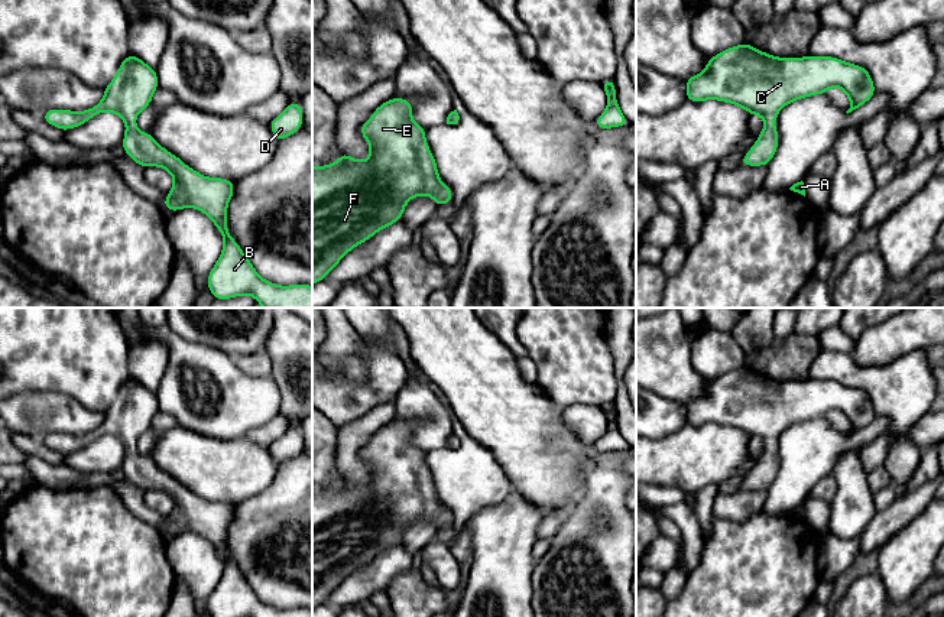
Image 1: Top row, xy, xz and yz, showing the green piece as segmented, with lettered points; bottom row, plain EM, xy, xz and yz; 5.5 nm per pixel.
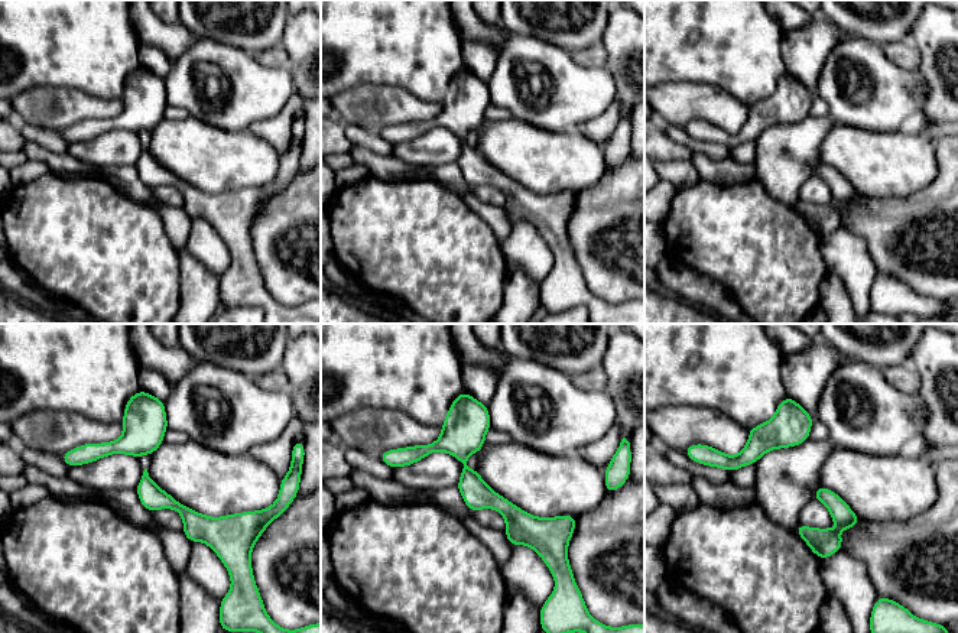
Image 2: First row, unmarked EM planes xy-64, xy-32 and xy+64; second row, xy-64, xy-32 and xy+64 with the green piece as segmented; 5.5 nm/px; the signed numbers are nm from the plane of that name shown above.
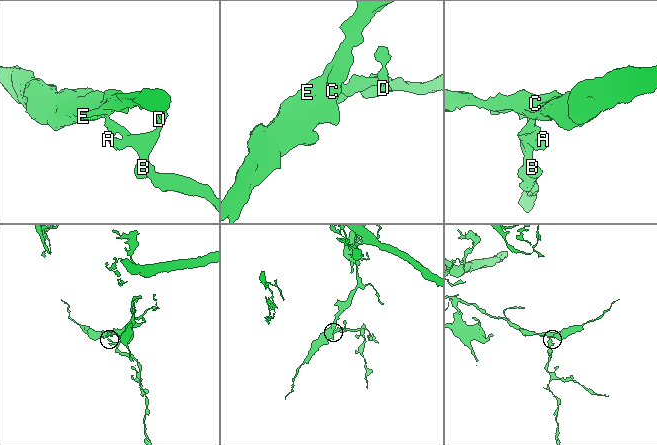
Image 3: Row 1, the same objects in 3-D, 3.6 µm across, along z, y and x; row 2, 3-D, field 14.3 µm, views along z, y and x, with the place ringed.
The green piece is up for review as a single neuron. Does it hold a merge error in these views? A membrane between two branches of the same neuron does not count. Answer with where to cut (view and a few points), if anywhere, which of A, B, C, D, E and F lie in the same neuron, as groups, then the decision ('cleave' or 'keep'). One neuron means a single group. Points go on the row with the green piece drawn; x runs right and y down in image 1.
no cut; A B C D E F; keep

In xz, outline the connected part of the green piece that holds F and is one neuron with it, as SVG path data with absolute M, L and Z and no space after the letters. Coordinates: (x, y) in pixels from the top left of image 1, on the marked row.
M392 97L360 126L370 149L367 160L340 152L337 162L312 166L312 285L325 280L354 247L402 220L405 205L413 197L429 195L438 208L452 201L454 192L441 182L426 143L426 127L412 120L412 105L406 98Z

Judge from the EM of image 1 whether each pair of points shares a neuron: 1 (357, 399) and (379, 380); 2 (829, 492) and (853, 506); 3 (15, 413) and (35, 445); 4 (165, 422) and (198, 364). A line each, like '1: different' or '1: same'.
1: same
2: different
3: different
4: different

